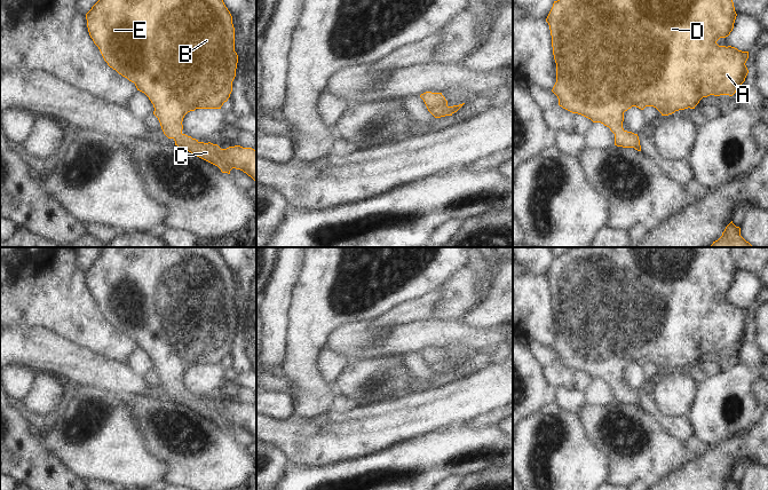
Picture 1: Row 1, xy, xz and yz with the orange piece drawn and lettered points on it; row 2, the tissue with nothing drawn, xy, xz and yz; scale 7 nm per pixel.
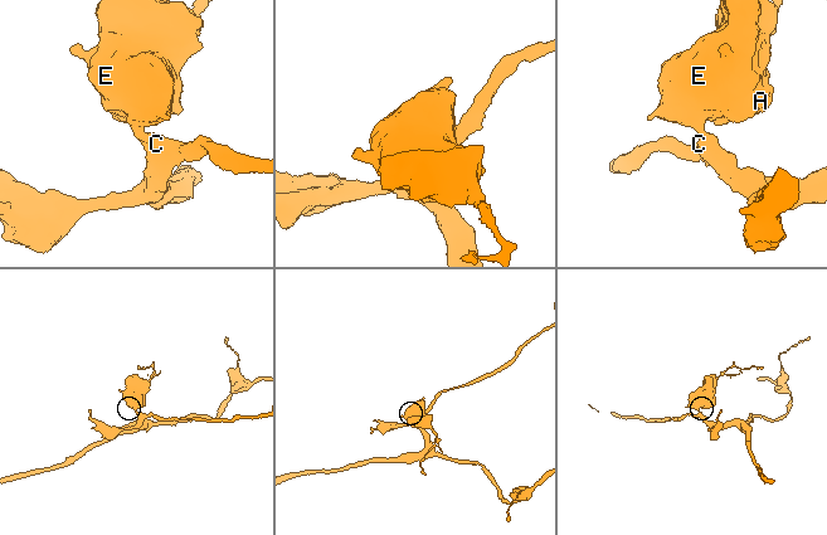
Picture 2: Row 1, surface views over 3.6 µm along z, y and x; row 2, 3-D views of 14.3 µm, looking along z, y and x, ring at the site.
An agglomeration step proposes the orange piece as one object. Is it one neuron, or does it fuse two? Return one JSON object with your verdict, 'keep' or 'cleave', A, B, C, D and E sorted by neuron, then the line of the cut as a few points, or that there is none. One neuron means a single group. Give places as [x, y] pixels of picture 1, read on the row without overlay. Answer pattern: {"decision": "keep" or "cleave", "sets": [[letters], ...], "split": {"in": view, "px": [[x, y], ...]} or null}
{"decision": "keep", "sets": [["A", "B", "C", "D", "E"]], "split": null}

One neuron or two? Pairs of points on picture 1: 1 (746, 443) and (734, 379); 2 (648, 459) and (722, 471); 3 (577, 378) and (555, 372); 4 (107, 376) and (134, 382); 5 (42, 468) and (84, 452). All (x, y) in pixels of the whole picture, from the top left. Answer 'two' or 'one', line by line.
1: two
2: two
3: one
4: one
5: two

